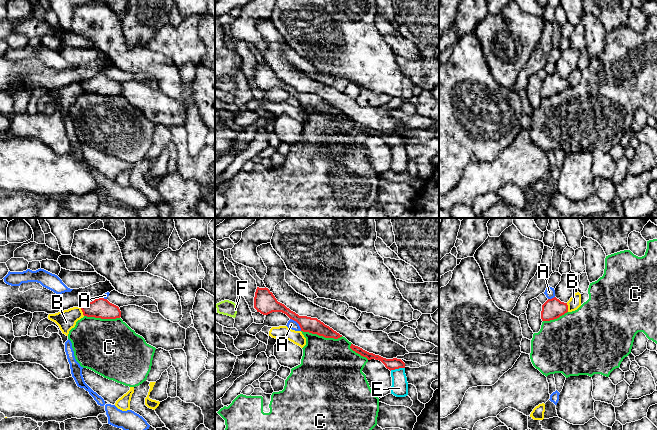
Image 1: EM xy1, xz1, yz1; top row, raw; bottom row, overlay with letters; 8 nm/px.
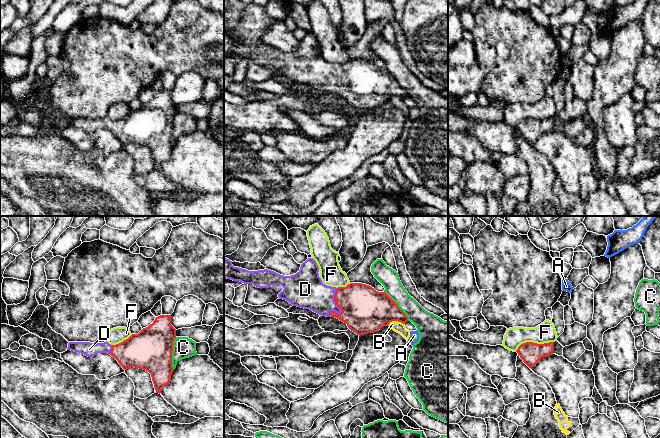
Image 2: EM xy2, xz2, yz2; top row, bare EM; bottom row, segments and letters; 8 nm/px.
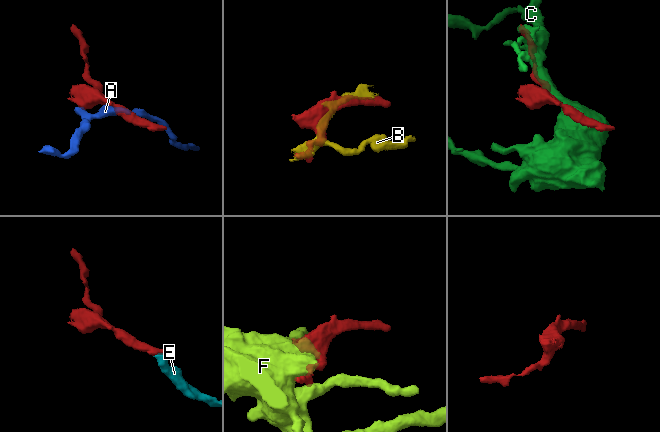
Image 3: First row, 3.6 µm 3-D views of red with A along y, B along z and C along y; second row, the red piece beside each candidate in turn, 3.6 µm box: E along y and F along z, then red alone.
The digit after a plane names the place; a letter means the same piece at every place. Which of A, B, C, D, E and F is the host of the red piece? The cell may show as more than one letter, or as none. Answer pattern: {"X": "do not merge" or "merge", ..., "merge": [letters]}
{"A": "do not merge", "B": "do not merge", "C": "do not merge", "D": "merge", "E": "merge", "F": "do not merge", "merge": ["D", "E"]}

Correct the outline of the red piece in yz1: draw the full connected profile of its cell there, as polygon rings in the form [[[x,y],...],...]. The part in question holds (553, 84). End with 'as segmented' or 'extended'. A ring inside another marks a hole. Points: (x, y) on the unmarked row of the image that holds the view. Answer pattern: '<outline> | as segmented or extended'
[[[556,73],[548,75],[542,81],[541,95],[542,97],[550,97],[559,94],[568,88],[567,79],[561,78]]] | as segmented

